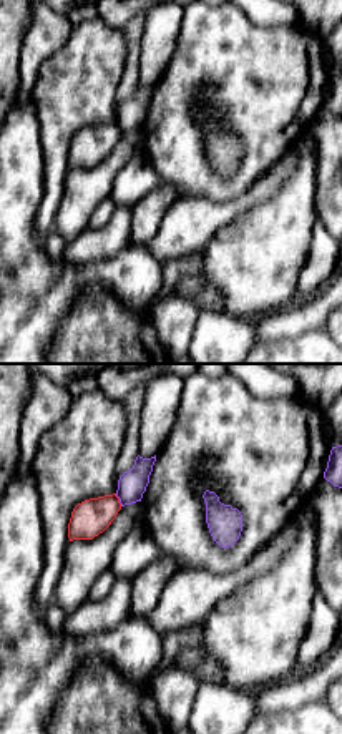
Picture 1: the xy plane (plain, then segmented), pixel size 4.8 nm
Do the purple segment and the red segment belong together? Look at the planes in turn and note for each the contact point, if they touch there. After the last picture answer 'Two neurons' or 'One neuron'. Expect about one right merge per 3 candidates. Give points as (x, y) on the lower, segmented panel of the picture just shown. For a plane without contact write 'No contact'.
Touches purple at (120, 500)

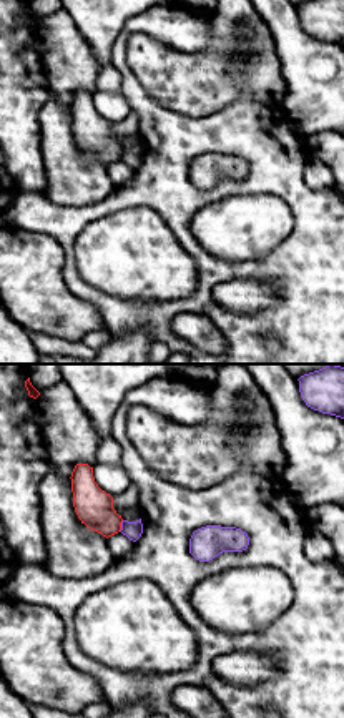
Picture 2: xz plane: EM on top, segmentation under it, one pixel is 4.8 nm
Touches purple at (122, 526)

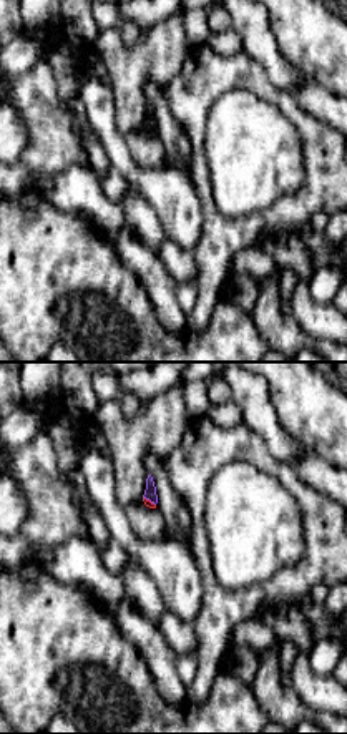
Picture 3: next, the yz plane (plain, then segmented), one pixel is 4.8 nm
Touches purple at (150, 500)

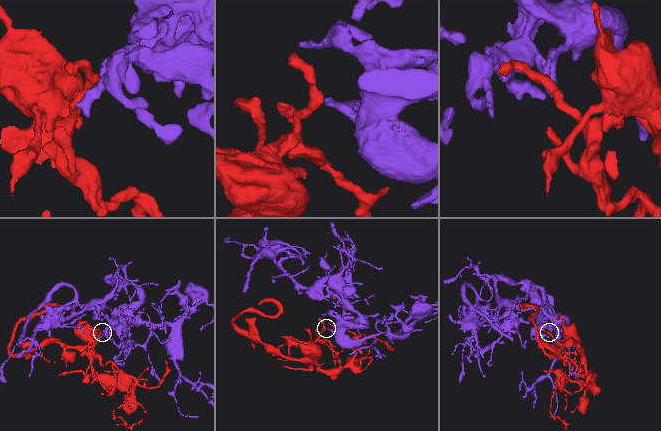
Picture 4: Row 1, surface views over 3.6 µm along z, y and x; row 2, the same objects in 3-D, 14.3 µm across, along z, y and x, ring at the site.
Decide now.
One neuron

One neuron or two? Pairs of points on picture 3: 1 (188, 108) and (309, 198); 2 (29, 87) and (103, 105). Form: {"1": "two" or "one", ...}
{"1": "one", "2": "two"}

